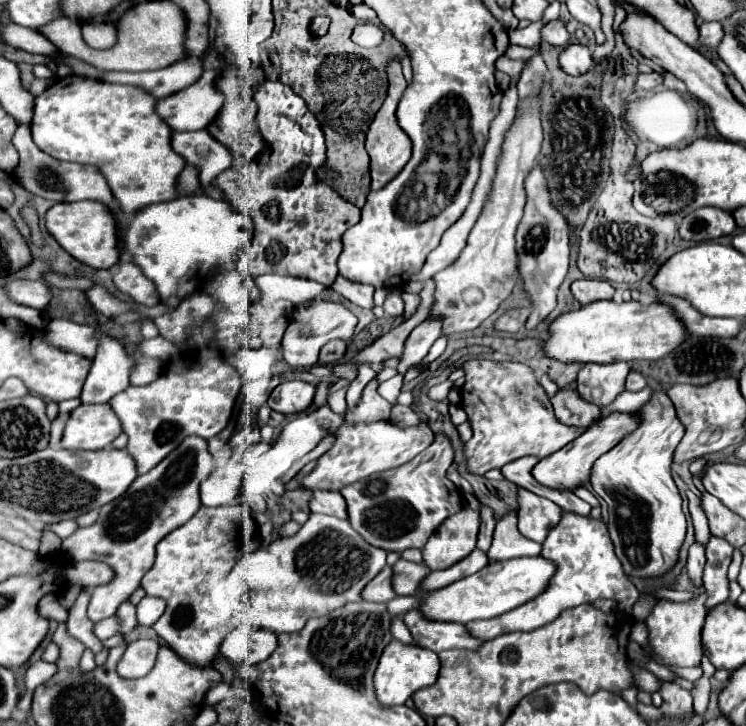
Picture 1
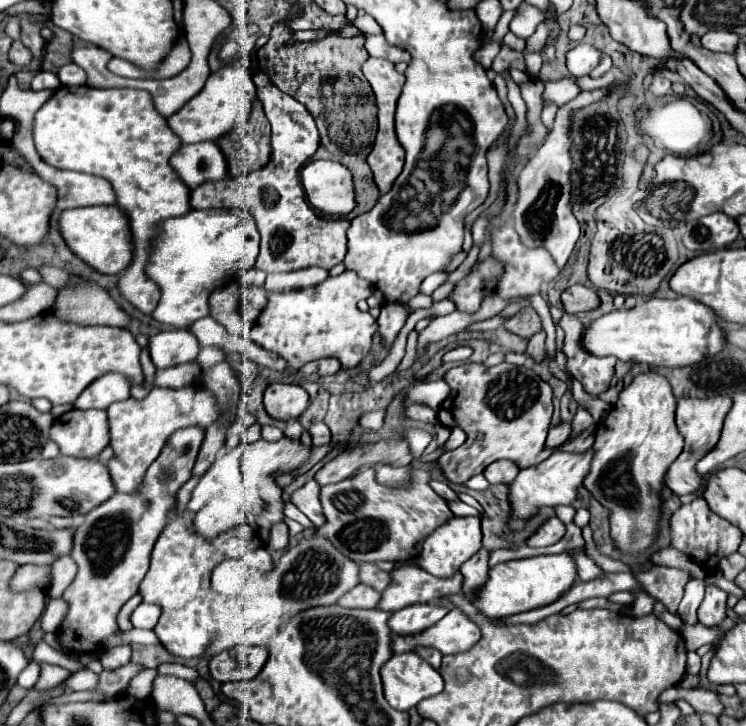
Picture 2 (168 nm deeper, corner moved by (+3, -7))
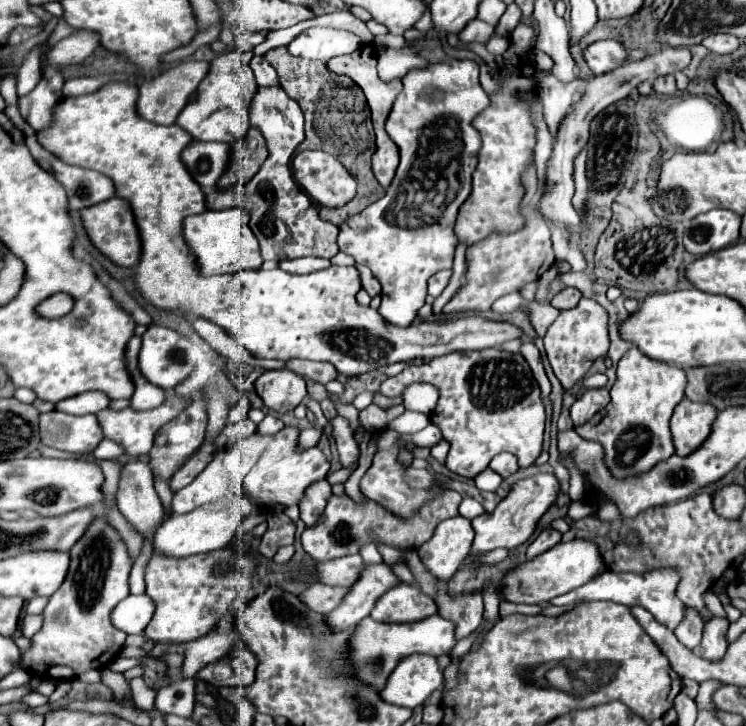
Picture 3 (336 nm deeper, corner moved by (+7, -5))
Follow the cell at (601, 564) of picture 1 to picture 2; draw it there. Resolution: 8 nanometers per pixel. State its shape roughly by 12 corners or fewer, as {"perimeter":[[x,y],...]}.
{"perimeter":[[452,608],[426,634],[394,636],[394,654],[434,646],[442,654],[470,650],[482,630]]}

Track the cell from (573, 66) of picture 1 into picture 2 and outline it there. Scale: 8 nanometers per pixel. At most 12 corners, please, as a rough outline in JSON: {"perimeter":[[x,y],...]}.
{"perimeter":[[576,44],[566,54],[572,76],[590,74],[600,52],[590,44]]}

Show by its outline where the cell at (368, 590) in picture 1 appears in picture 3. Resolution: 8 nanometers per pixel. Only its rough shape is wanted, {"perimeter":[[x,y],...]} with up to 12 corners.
{"perimeter":[[310,584],[300,600],[312,612],[334,610],[346,588]]}

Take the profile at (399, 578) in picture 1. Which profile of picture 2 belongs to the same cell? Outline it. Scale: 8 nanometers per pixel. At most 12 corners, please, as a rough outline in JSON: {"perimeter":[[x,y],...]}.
{"perimeter":[[360,564],[360,582],[380,592],[390,574],[376,564]]}

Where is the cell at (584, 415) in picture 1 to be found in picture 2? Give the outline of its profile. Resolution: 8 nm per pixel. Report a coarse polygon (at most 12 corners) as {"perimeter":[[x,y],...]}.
{"perimeter":[[572,424],[552,426],[545,446],[560,446],[570,438]]}

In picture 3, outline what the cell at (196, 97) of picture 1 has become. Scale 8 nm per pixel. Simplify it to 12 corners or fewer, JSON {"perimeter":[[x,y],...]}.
{"perimeter":[[252,52],[212,60],[176,124],[196,140],[242,140],[258,90]]}

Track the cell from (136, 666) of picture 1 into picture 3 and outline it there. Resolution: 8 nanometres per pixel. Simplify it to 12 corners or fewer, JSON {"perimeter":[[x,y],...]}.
{"perimeter":[[30,692],[18,702],[36,708],[48,702],[46,696],[38,692]]}

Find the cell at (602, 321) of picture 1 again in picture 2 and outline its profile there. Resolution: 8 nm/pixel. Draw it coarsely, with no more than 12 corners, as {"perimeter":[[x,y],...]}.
{"perimeter":[[650,298],[586,326],[582,348],[690,366],[726,346],[692,298]]}

